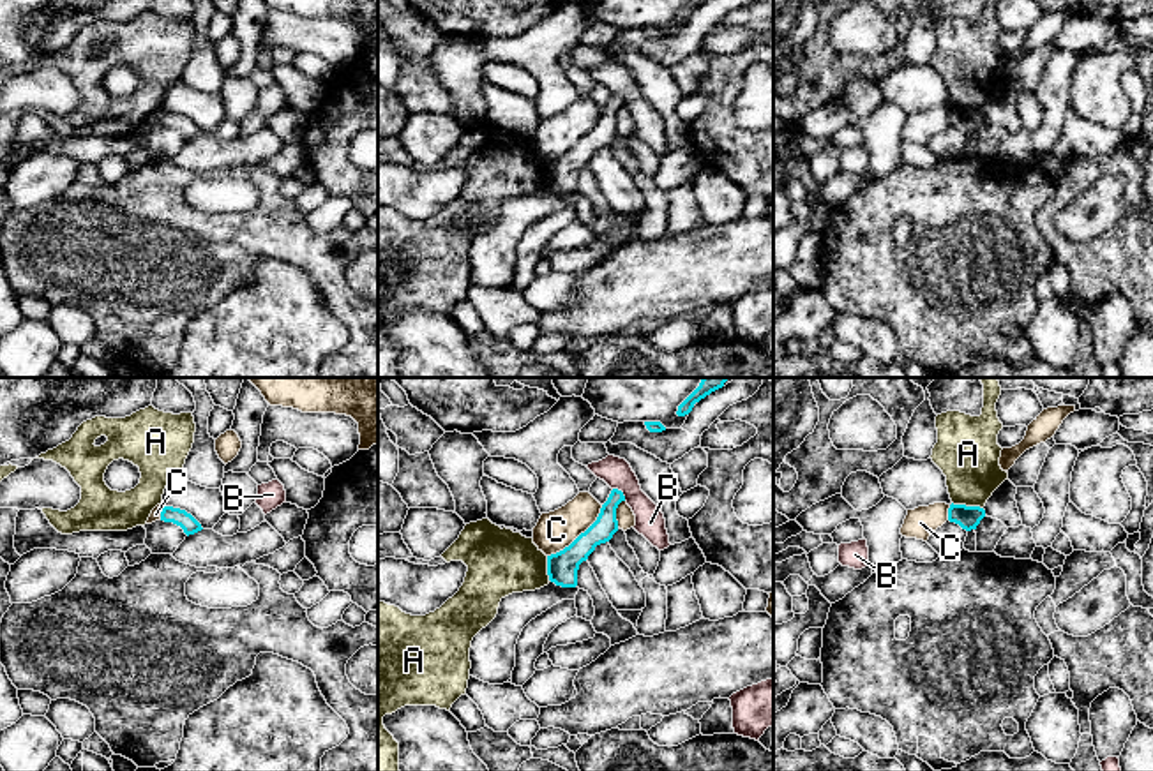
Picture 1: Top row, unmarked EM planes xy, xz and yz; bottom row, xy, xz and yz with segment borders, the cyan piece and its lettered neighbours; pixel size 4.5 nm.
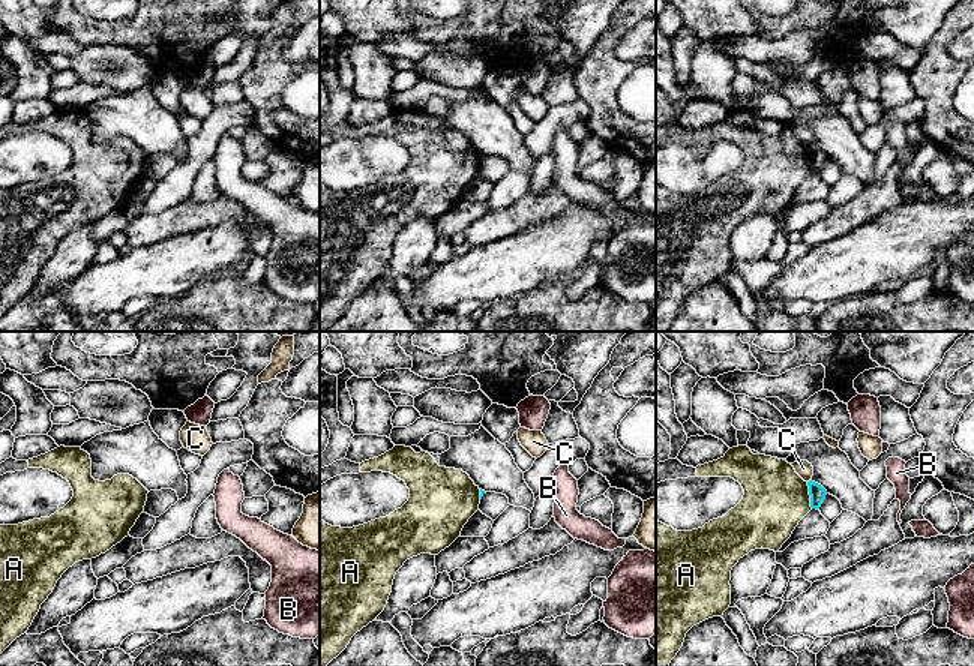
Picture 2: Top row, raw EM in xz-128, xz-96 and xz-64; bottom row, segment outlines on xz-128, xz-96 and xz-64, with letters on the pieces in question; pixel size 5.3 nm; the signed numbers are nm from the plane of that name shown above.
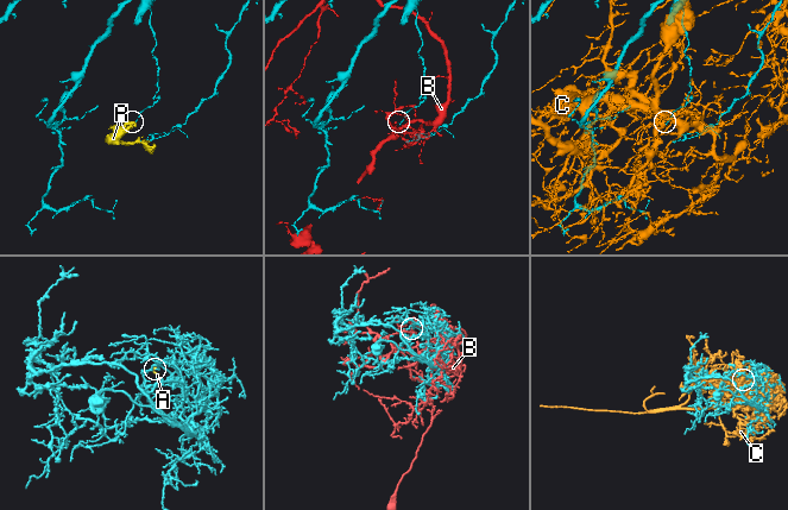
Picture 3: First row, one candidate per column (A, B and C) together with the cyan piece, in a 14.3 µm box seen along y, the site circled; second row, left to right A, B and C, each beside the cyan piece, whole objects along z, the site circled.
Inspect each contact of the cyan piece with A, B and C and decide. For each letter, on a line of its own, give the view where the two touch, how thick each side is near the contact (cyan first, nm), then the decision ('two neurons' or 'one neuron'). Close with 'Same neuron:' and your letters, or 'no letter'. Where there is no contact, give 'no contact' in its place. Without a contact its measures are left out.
A: meets cyan in yz; 110 nm thick on the cyan side, 280 nm on the other; two neurons
B: meets cyan in xz; 110 nm thick on the cyan side, 140 nm on the other; two neurons
C: meets cyan in xz; 140 nm thick on the cyan side, 180 nm on the other; two neurons
Same neuron: no letter

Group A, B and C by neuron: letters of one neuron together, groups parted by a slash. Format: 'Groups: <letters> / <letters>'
Groups: A / B / C

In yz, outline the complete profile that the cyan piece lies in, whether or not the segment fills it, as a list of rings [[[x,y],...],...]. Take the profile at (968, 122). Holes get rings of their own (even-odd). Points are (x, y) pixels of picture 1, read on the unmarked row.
[[[952,108],[948,113],[948,125],[959,129],[966,136],[976,134],[976,131],[983,122],[985,115],[980,111],[966,111]]]

